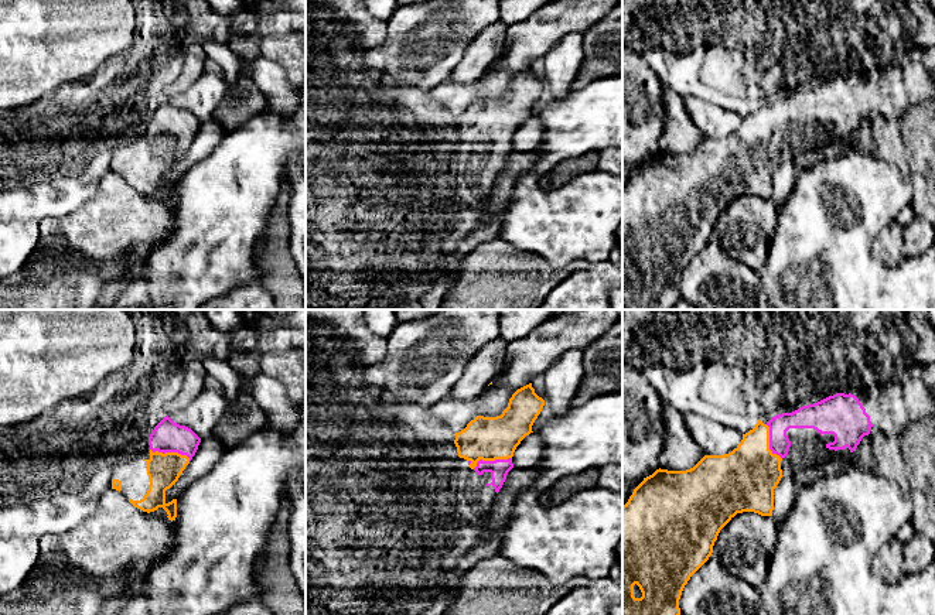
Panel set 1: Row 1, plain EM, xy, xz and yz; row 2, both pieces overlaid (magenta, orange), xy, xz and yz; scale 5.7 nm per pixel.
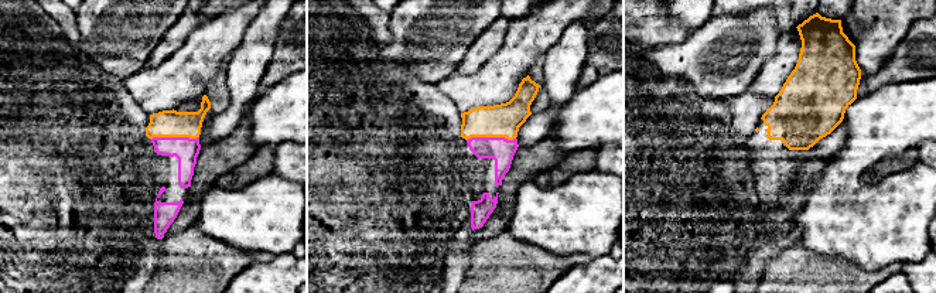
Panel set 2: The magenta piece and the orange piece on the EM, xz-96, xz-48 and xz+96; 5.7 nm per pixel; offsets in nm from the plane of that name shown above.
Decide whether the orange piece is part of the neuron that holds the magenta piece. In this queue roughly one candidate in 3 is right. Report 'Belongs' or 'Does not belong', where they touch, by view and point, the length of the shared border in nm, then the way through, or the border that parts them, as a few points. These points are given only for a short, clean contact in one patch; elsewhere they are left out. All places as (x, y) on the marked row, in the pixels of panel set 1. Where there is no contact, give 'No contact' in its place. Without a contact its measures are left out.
Belongs. Touches magenta at xy (170, 451). Shared border 240 nm. Path across: xy (167, 436), (170, 451), (163, 470)

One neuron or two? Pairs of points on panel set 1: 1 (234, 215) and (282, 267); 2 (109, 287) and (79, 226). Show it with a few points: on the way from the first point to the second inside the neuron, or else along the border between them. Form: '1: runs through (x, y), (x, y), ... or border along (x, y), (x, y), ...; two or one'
1: border along (273, 209), (255, 245), (255, 258), (262, 272); two
2: border along (133, 260), (112, 277), (98, 294); two

